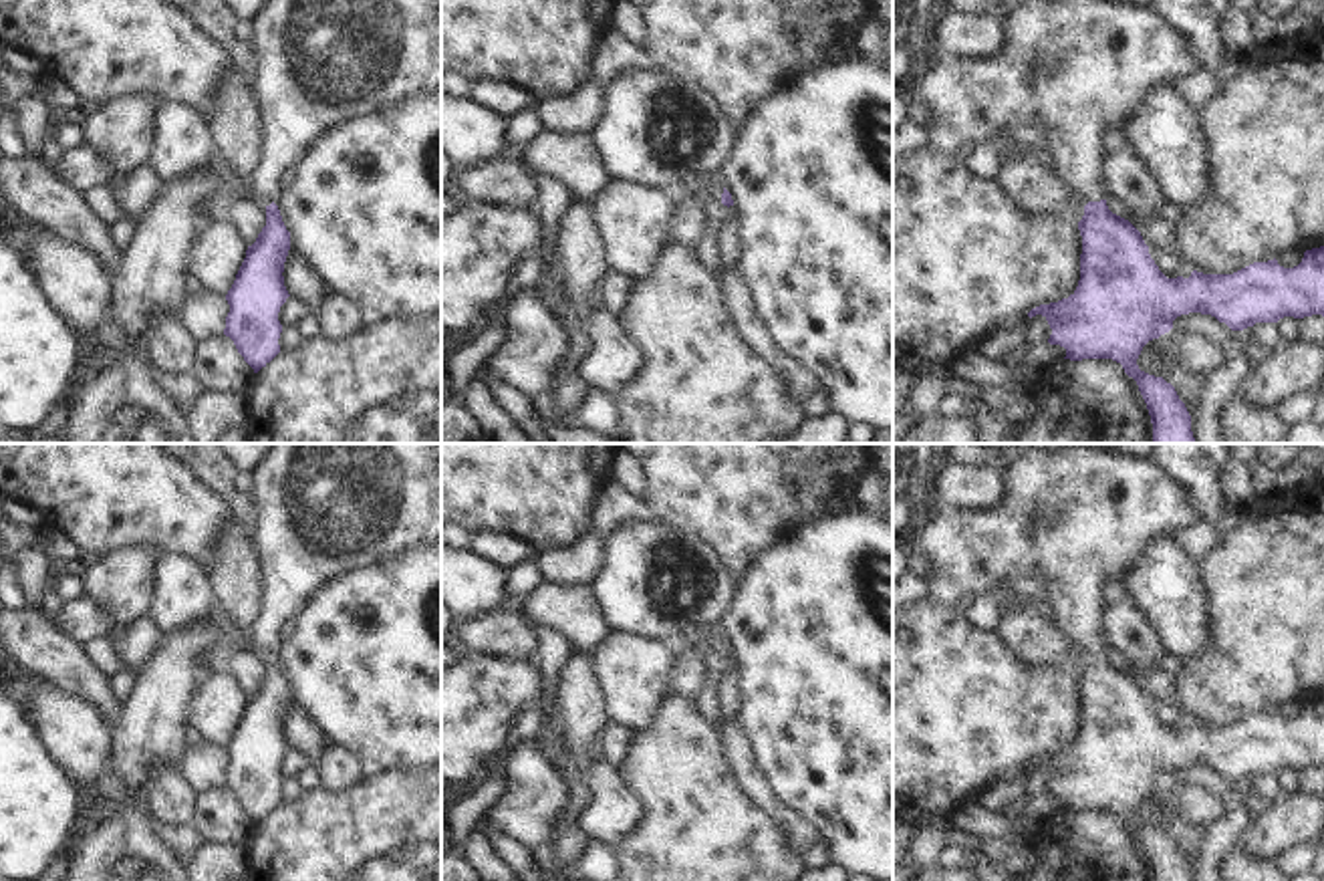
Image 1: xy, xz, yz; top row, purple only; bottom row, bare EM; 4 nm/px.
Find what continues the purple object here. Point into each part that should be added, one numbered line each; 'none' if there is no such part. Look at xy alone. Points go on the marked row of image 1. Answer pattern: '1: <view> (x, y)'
1: xy (319, 63)

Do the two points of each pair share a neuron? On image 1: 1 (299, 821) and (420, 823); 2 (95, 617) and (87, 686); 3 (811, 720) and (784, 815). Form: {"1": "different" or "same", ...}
{"1": "same", "2": "different", "3": "different"}

